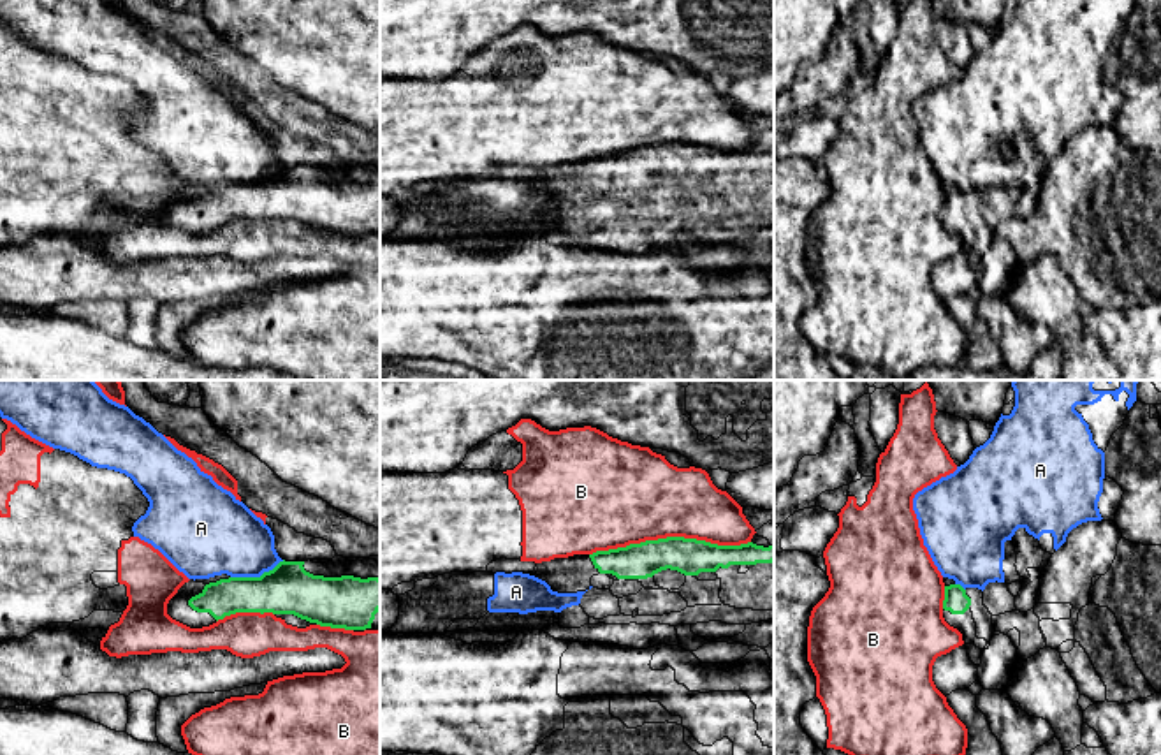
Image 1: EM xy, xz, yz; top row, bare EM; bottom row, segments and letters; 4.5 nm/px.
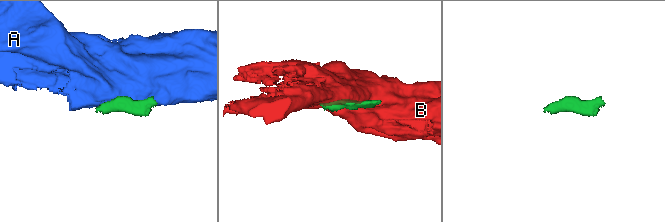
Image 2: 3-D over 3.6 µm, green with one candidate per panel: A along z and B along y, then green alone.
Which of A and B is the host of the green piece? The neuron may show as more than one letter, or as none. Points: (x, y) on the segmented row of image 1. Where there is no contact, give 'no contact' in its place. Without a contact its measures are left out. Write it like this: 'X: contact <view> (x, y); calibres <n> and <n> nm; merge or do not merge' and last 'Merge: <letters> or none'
A: contact xy (257, 578); calibres 220 and 360 nm; do not merge
B: contact xz (669, 537); calibres 170 and 440 nm; do not merge
Merge: none

